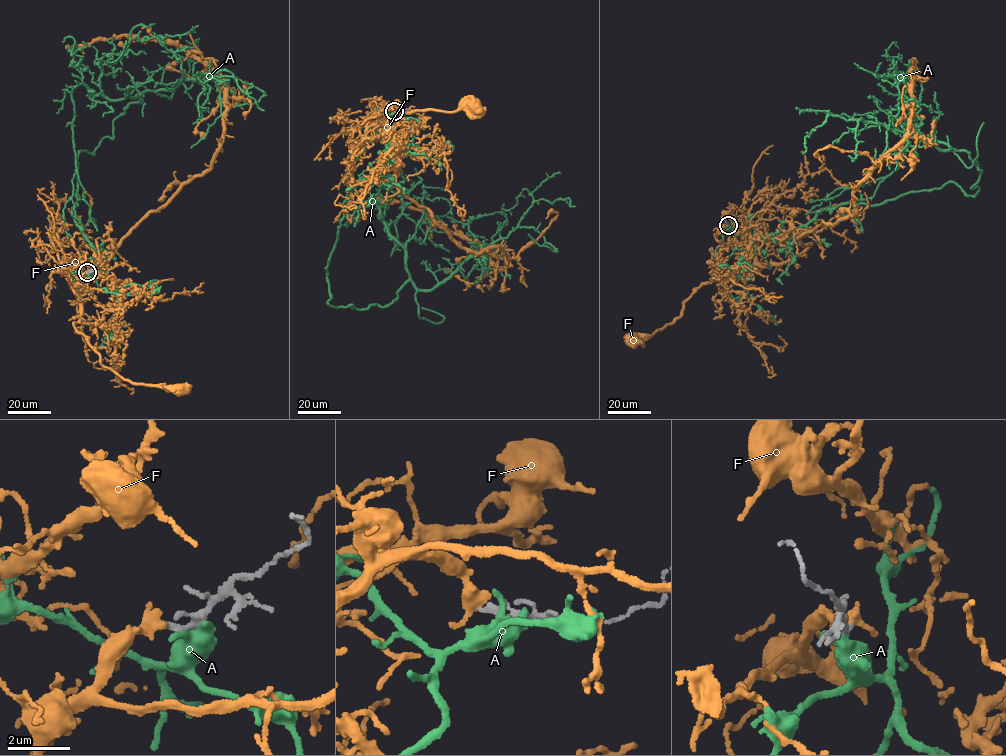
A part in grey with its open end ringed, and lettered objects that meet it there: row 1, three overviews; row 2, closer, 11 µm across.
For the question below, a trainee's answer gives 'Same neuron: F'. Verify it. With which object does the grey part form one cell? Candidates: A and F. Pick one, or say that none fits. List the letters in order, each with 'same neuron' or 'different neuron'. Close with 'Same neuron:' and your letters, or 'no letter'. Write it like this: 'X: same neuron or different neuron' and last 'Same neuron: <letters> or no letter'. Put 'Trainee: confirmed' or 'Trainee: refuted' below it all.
A: different neuron
F: same neuron
Same neuron: F
Trainee: confirmed

